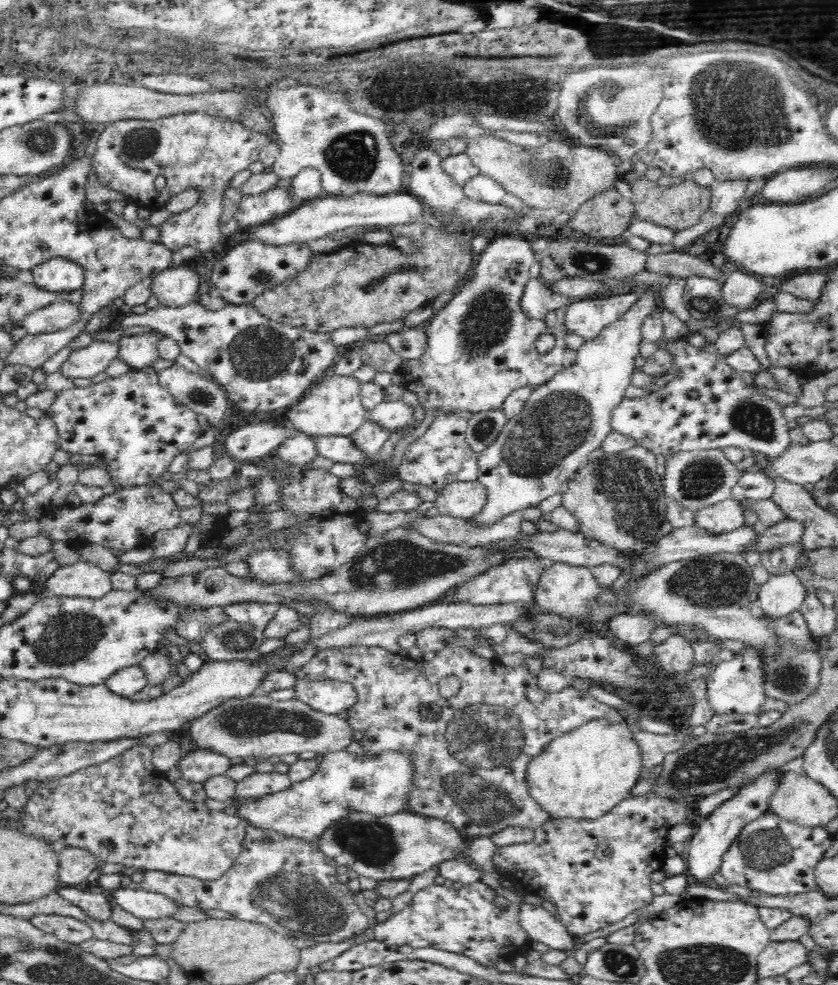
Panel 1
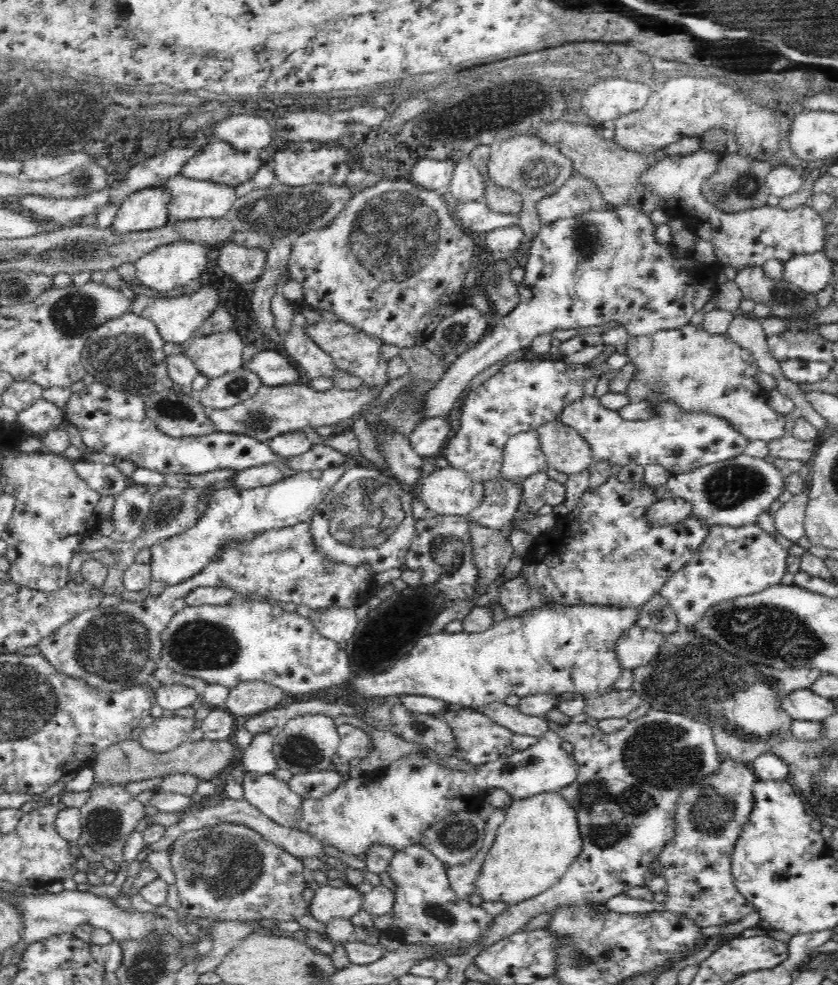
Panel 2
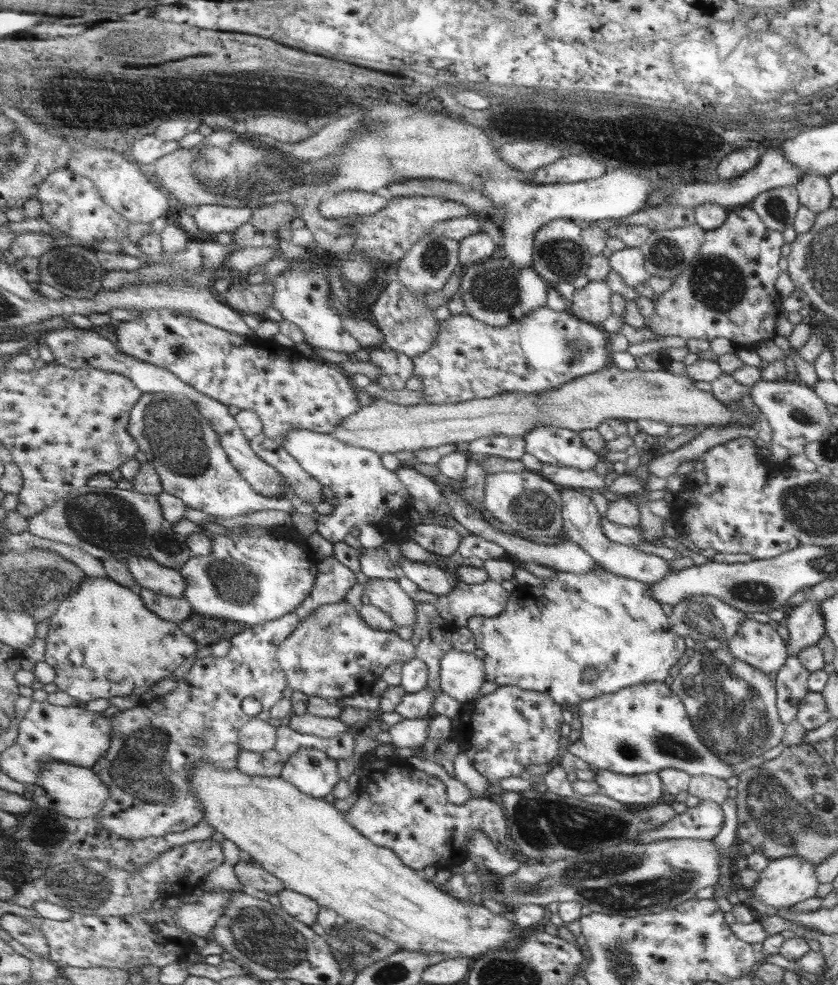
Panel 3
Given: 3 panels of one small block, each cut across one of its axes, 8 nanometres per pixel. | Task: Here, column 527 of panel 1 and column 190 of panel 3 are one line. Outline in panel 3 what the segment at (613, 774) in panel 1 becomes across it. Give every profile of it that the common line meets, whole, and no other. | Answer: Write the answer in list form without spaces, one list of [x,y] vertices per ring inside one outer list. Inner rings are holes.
[[[207,762],[198,765],[197,767],[191,768],[190,780],[196,795],[203,801],[205,805],[205,822],[213,825],[214,830],[220,832],[225,838],[233,841],[239,848],[241,853],[246,856],[250,856],[251,859],[255,859],[256,863],[263,869],[268,870],[271,874],[277,875],[277,878],[283,880],[286,884],[286,888],[289,890],[295,890],[305,896],[309,896],[320,903],[320,906],[325,906],[331,910],[336,911],[338,919],[343,919],[353,923],[358,929],[367,928],[367,930],[376,931],[377,934],[393,940],[401,944],[401,949],[411,950],[411,952],[425,952],[425,954],[445,954],[447,959],[453,958],[469,958],[472,956],[479,956],[479,954],[485,954],[492,950],[501,950],[505,944],[509,944],[513,938],[515,938],[515,926],[516,923],[512,919],[511,913],[508,911],[505,914],[497,914],[489,908],[485,908],[483,905],[475,905],[475,903],[466,903],[461,901],[460,898],[453,896],[451,893],[447,893],[441,885],[433,885],[433,881],[429,881],[427,873],[420,873],[418,870],[412,867],[406,866],[401,858],[397,857],[397,854],[393,853],[393,850],[384,848],[383,846],[377,846],[377,843],[369,840],[364,834],[361,834],[359,830],[345,818],[345,814],[333,804],[325,802],[325,800],[314,798],[311,795],[304,794],[303,791],[299,791],[292,783],[289,783],[287,779],[282,777],[255,777],[251,775],[245,775],[239,768],[231,768],[231,770],[217,770],[217,767],[213,767]]]

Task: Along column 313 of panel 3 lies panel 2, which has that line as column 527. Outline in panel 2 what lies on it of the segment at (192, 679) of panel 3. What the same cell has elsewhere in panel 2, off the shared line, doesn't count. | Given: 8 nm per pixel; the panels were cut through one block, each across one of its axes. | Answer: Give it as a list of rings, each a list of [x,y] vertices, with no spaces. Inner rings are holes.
[[[511,579],[502,585],[499,591],[498,604],[508,617],[521,615],[545,605],[540,599],[540,593],[530,591],[522,579]]]

